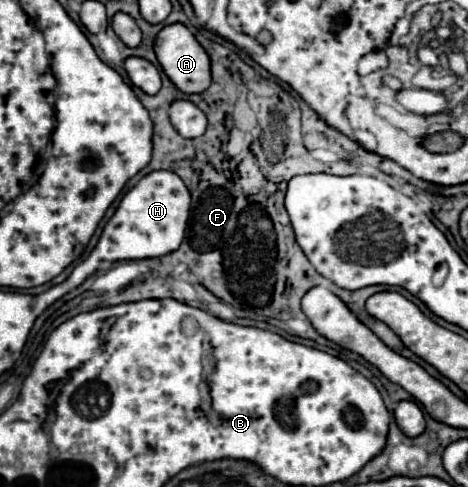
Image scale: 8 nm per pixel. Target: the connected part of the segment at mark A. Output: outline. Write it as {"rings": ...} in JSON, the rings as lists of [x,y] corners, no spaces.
{"rings":[[[183,23],[167,25],[157,33],[155,55],[157,55],[157,61],[159,61],[161,69],[165,71],[165,75],[183,93],[201,93],[209,87],[209,83],[211,83],[211,59],[209,59],[207,51],[201,47],[201,43],[195,39],[195,35]]]}

